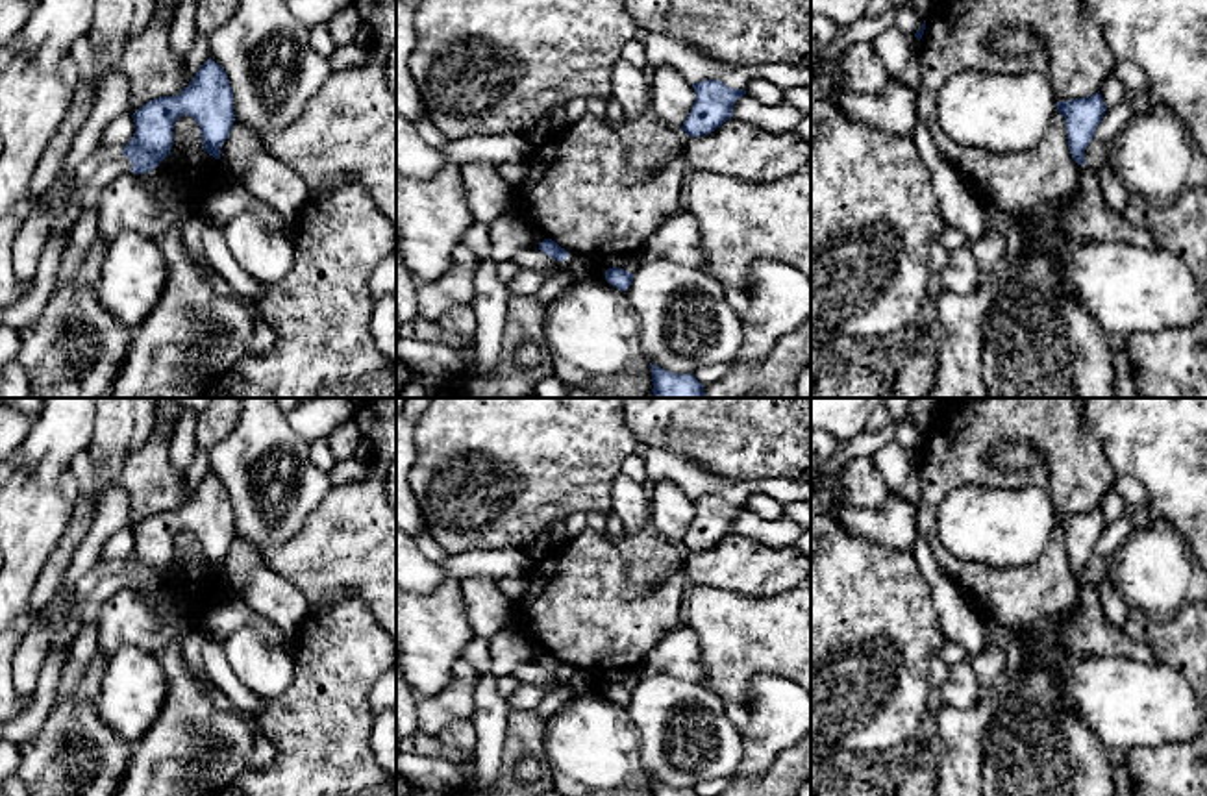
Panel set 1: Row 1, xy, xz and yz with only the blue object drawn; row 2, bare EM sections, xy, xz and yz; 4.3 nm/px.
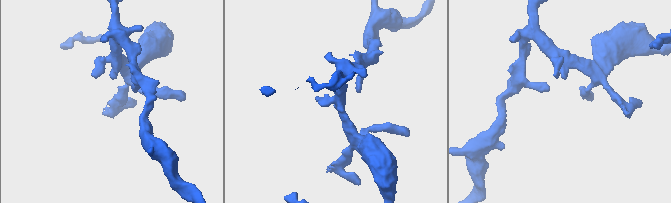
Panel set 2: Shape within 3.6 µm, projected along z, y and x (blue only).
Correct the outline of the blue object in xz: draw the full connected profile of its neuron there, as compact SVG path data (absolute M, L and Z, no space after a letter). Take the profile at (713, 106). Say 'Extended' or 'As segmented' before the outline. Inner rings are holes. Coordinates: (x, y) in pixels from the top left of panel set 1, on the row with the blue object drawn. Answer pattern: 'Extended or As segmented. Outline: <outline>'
As segmented. Outline: M718 80L692 83L696 100L681 130L689 137L702 137L720 128L733 117L735 102L746 94L744 89L731 89Z

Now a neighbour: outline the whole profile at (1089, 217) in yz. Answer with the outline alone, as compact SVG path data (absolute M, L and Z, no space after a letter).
M1083 165L1076 196L1063 215L1063 230L1081 243L1127 243L1155 248L1153 235L1127 222L1107 204L1098 172Z

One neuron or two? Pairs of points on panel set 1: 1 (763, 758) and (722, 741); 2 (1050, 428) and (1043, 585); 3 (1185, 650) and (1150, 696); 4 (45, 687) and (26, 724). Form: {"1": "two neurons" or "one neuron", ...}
{"1": "two neurons", "2": "one neuron", "3": "two neurons", "4": "one neuron"}

